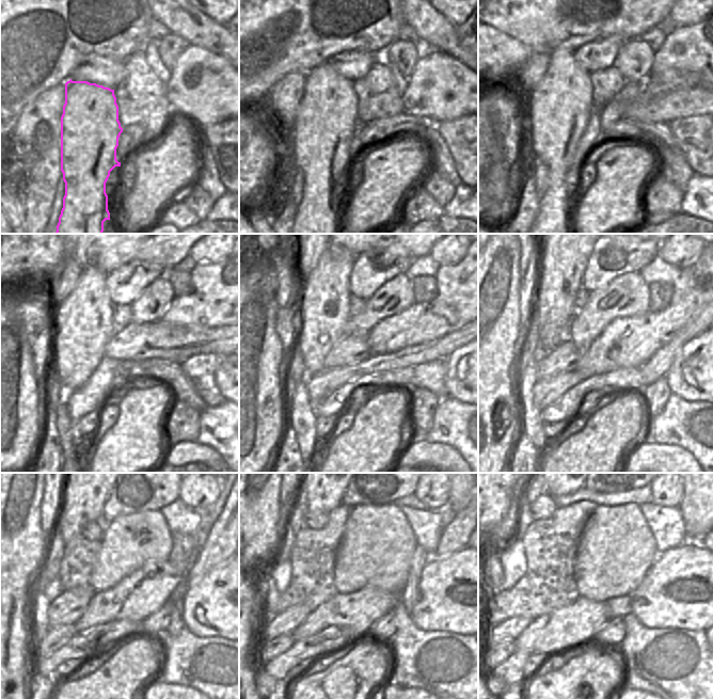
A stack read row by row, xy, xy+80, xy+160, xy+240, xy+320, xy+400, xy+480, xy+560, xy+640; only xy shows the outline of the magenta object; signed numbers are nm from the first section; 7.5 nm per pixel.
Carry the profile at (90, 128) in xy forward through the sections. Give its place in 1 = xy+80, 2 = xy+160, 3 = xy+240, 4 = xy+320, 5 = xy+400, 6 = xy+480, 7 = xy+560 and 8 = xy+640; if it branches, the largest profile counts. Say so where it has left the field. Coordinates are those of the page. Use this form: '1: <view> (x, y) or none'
1: xy+80 (321, 144)
2: xy+160 (559, 107)
3: xy+240 (84, 324)
4: xy+320 (323, 302)
5: xy+400 (564, 256)
6: xy+480 (83, 496)
7: xy+560 (322, 494)
8: xy+640 (551, 494)

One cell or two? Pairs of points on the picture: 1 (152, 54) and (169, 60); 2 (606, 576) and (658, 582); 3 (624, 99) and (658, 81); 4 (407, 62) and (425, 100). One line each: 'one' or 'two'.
1: two
2: two
3: two
4: two

